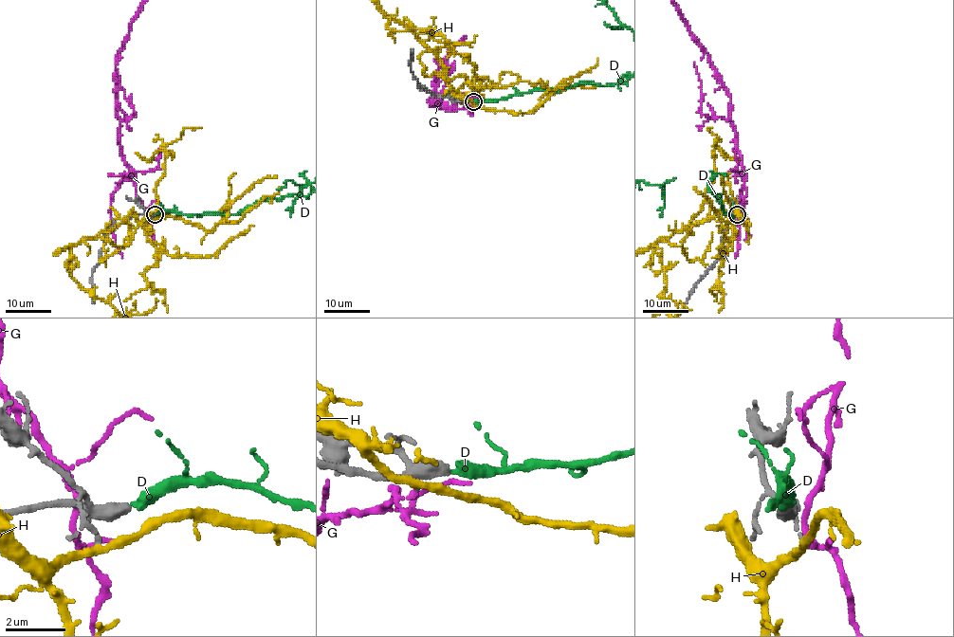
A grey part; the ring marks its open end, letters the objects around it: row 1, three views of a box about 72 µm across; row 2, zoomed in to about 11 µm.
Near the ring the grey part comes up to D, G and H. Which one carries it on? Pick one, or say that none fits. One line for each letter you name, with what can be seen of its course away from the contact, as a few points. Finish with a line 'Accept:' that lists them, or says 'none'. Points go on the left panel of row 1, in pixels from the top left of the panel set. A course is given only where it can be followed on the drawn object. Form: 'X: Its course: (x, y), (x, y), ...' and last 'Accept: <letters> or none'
Accept: D

